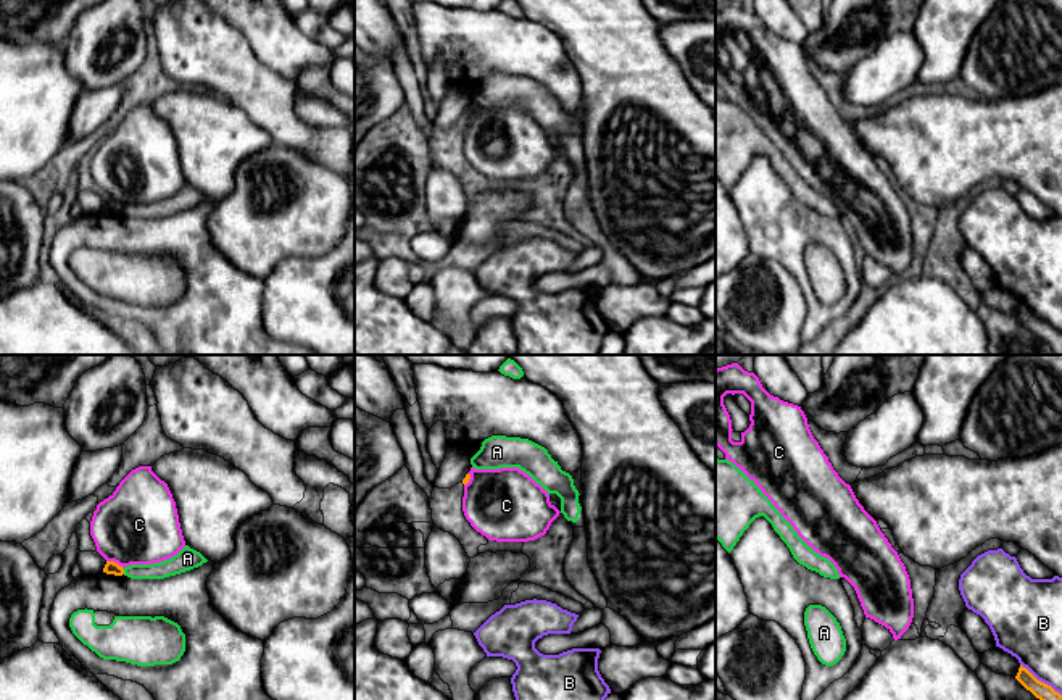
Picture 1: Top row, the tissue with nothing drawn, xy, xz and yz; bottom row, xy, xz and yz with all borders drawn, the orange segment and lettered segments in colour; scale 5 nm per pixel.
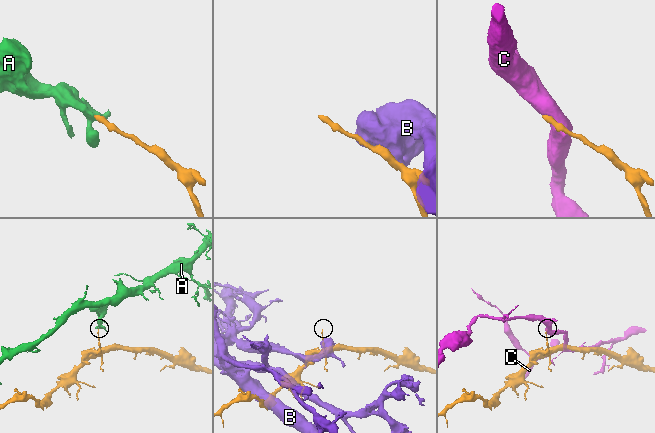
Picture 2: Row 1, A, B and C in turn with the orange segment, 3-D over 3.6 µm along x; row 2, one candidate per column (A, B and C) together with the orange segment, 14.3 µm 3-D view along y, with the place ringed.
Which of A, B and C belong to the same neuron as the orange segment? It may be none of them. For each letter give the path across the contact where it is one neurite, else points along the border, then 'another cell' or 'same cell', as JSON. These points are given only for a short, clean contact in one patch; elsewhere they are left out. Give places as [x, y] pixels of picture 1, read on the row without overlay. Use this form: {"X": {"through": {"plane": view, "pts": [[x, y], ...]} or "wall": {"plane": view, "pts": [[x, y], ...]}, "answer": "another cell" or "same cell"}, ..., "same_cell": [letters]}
{"A": {"wall": {"plane": "xy", "pts": [[121, 207], [124, 212]]}, "answer": "another cell"}, "B": {"answer": "another cell"}, "C": {"answer": "another cell"}, "same_cell": []}

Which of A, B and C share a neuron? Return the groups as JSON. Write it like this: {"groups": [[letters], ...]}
{"groups": [["A"], ["B"], ["C"]]}

